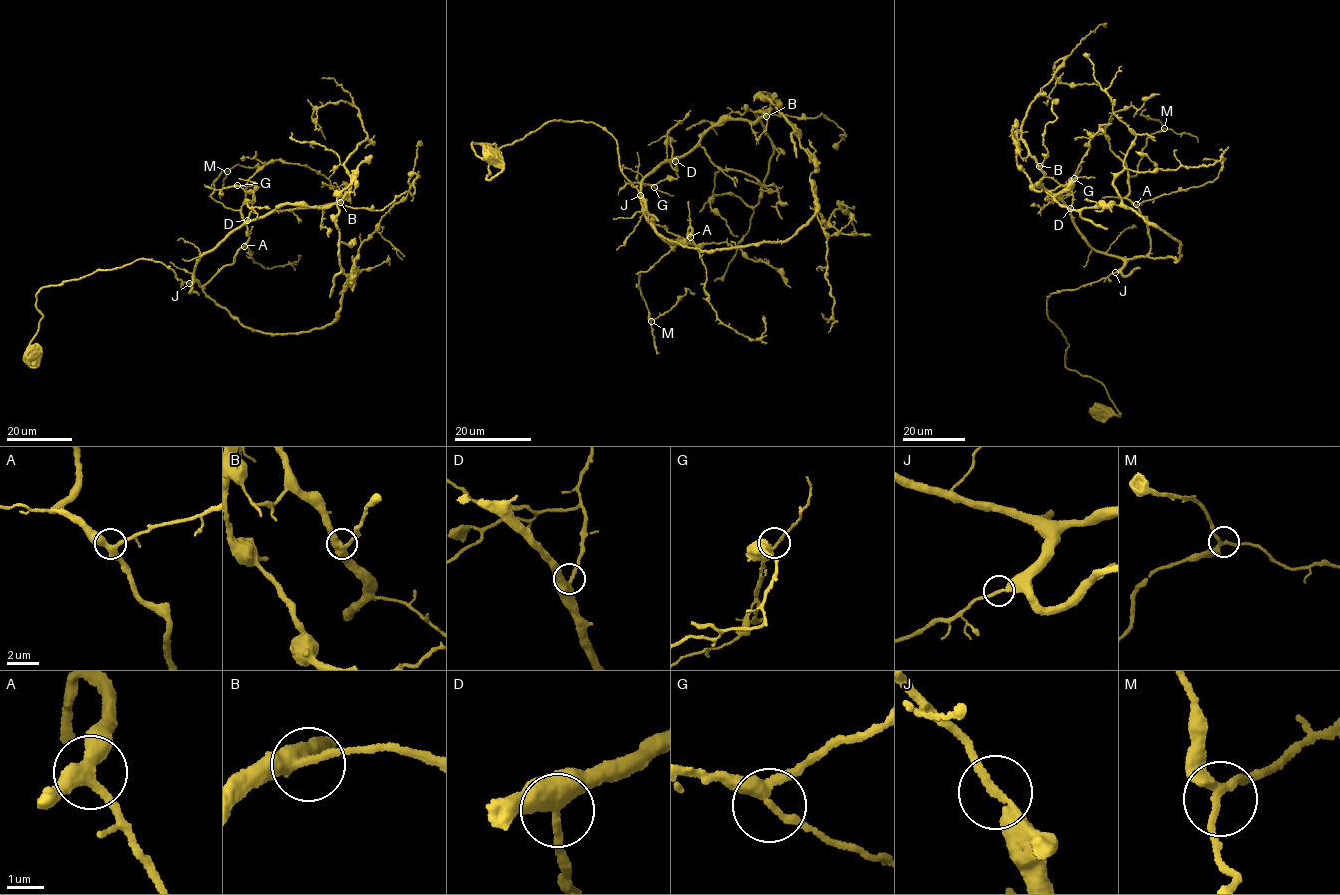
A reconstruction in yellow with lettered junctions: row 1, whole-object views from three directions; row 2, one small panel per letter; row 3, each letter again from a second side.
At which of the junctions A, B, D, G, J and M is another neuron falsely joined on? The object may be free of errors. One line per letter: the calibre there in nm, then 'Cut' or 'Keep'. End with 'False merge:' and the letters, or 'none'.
A: Thickness 340 nm. Keep
B: Thickness 320 nm. Keep
D: Thickness 360 nm. Keep
G: Thickness 240 nm. Keep
J: Thickness 240 nm. Keep
M: Thickness 240 nm. Keep
False merge: none

